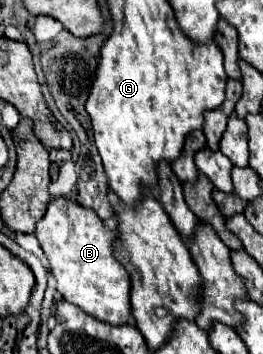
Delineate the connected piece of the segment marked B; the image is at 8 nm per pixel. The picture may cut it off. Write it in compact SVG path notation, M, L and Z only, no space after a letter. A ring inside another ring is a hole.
M53 198L45 216L37 222L35 236L49 260L51 274L57 280L57 290L71 304L77 304L89 316L111 326L123 326L131 316L131 276L123 270L123 264L113 256L117 234L109 230L103 220L73 200Z

